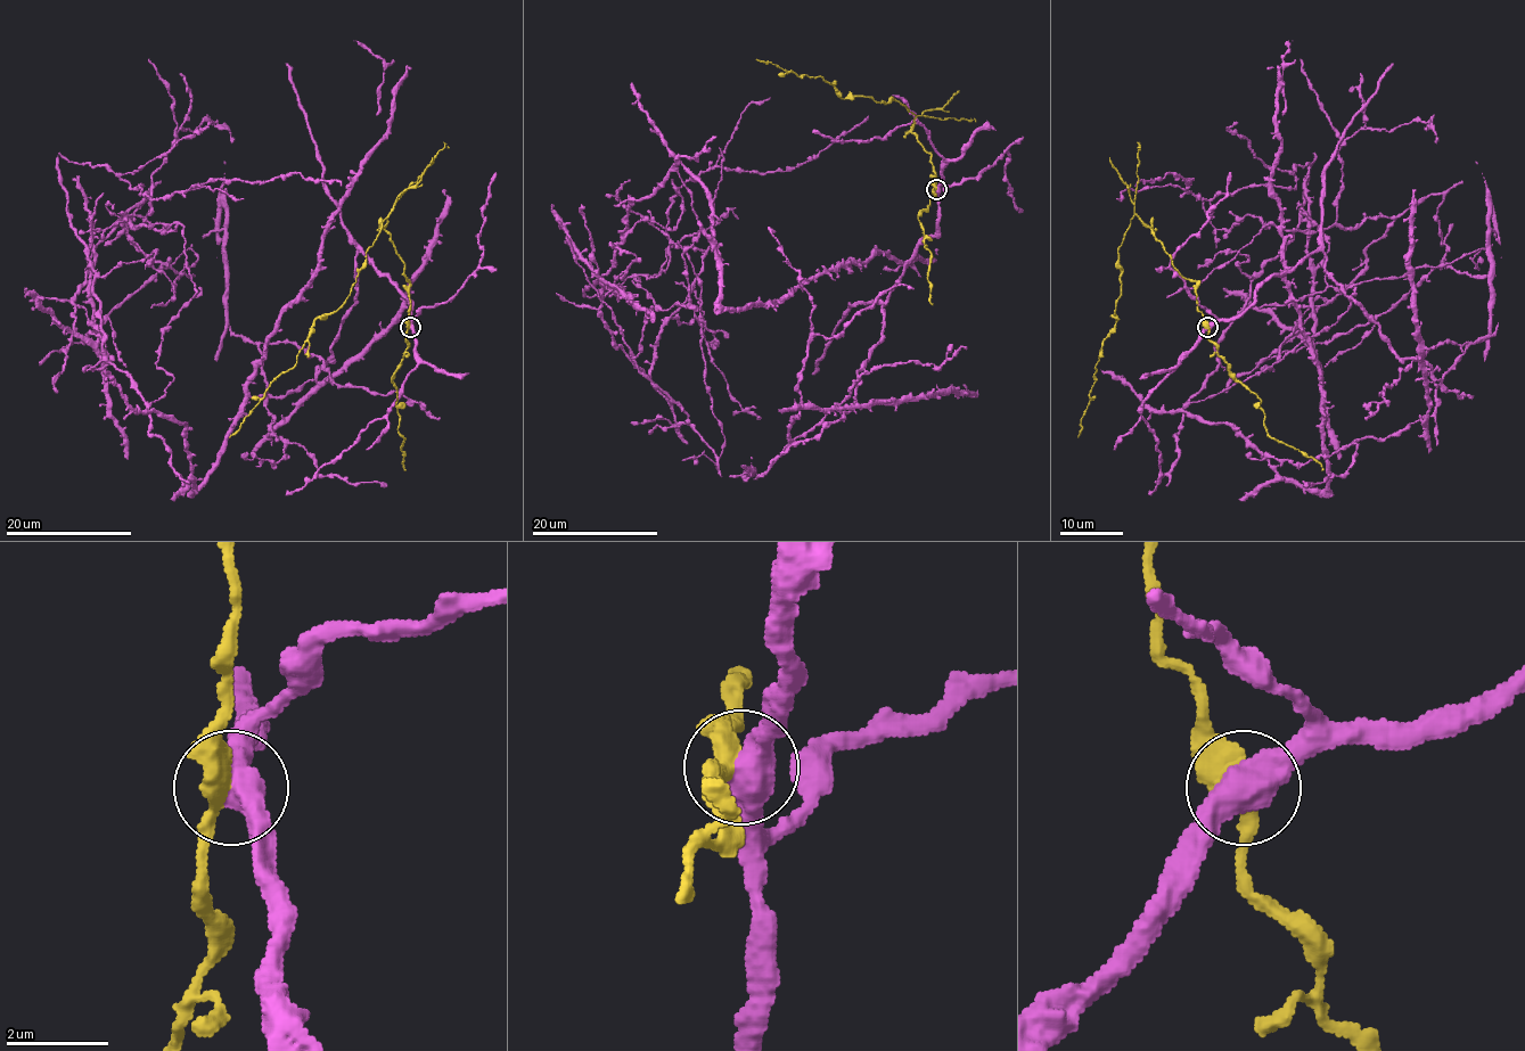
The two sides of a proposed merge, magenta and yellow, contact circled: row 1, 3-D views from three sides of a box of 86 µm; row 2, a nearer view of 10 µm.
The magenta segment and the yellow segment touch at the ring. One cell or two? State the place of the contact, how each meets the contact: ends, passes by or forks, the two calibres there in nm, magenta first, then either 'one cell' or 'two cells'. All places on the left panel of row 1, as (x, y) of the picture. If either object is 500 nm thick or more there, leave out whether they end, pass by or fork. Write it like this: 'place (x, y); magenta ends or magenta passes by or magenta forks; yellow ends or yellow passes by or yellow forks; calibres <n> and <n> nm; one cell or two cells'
place (410, 327); calibres 550 and 440 nm; two cells

